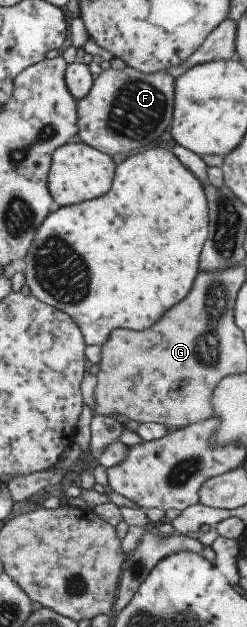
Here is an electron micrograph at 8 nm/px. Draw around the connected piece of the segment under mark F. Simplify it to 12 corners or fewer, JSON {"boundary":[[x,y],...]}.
{"boundary":[[102,70],[76,101],[80,142],[136,153],[171,124],[173,78]]}

